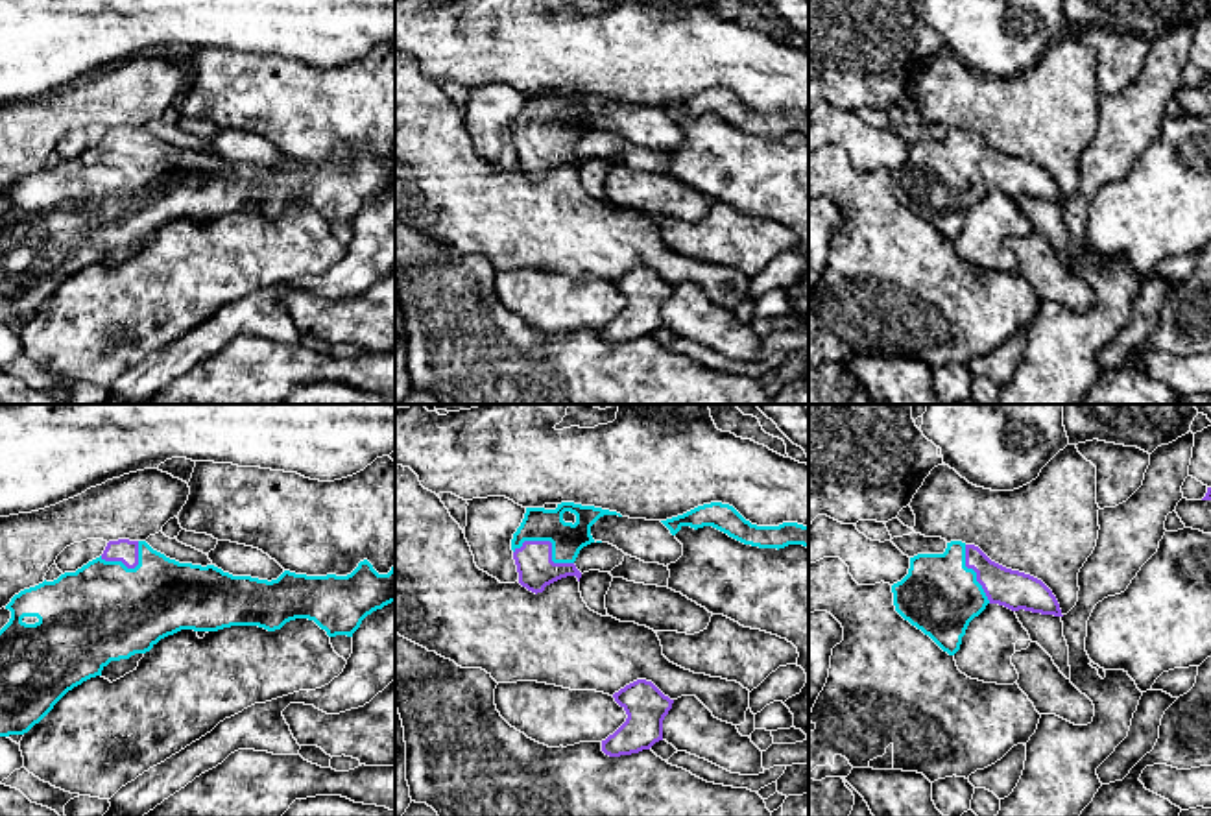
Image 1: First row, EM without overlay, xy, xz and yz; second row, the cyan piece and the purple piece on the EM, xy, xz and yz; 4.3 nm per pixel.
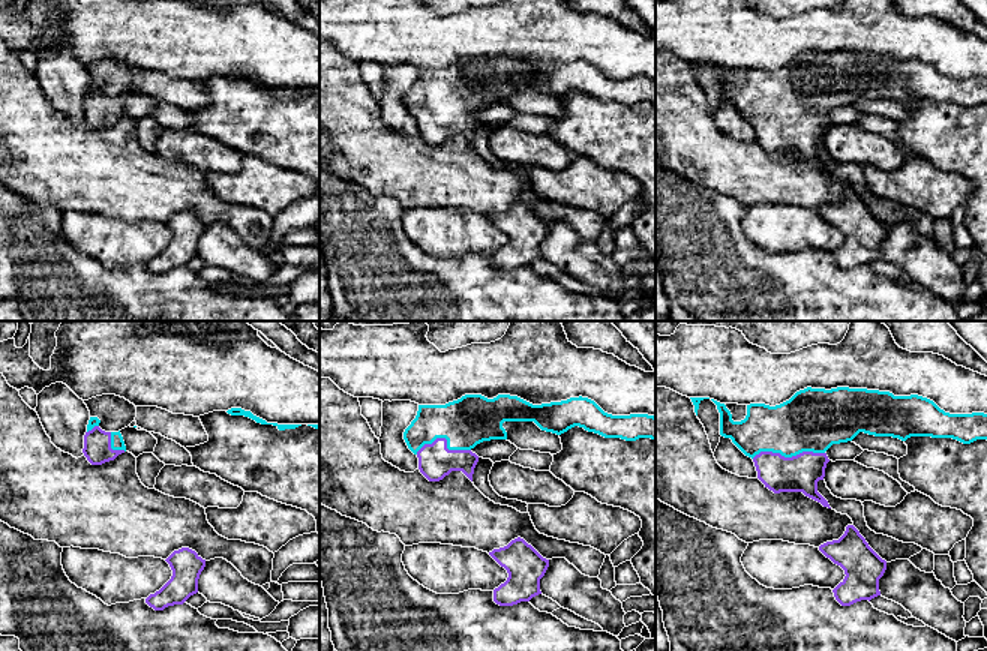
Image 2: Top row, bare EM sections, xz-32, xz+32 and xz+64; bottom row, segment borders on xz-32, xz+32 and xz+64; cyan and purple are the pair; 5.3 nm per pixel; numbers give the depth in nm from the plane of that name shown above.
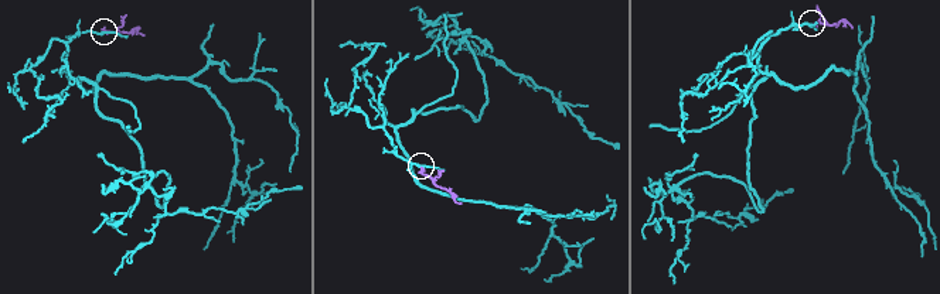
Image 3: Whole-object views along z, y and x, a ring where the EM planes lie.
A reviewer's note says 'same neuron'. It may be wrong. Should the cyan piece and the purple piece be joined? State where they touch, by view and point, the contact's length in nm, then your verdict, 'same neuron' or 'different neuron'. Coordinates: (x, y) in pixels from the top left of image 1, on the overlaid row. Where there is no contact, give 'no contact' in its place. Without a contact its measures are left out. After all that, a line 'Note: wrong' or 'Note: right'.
xz (551, 541) | 280 nm | same neuron
Note: right

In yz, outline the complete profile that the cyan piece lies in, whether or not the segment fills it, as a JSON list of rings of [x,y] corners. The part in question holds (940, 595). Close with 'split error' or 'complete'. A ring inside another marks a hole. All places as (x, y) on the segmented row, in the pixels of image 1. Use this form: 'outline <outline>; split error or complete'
outline [[[947,543],[943,554],[910,558],[908,574],[892,585],[895,611],[954,655],[969,622],[988,604],[1063,617],[1037,578],[991,561],[978,546]]]; split error

